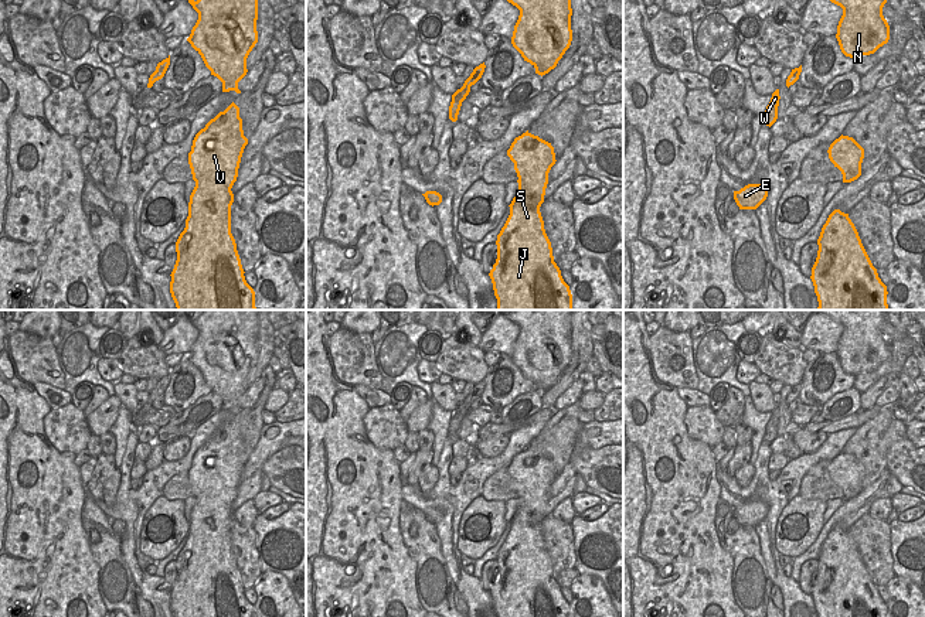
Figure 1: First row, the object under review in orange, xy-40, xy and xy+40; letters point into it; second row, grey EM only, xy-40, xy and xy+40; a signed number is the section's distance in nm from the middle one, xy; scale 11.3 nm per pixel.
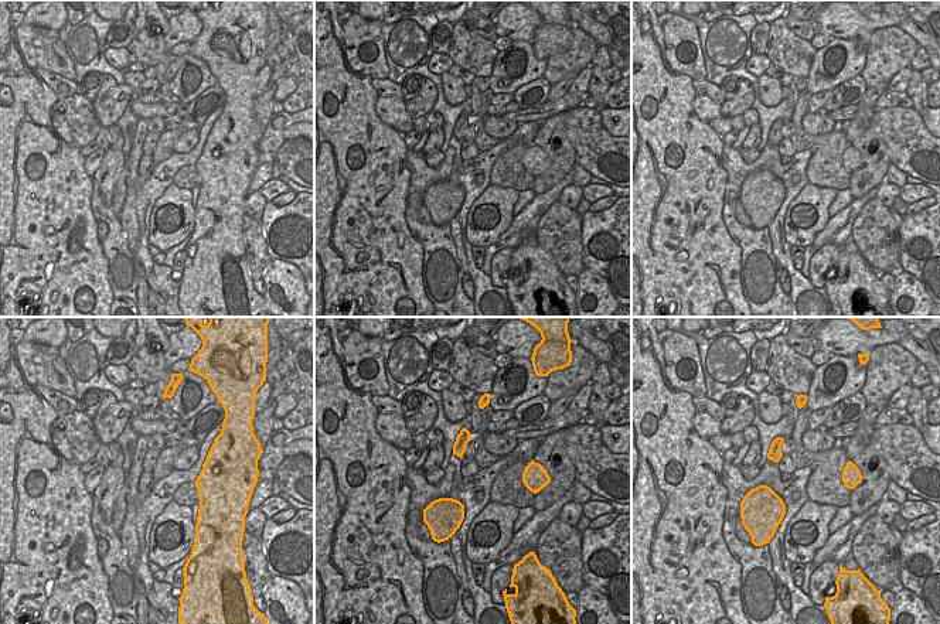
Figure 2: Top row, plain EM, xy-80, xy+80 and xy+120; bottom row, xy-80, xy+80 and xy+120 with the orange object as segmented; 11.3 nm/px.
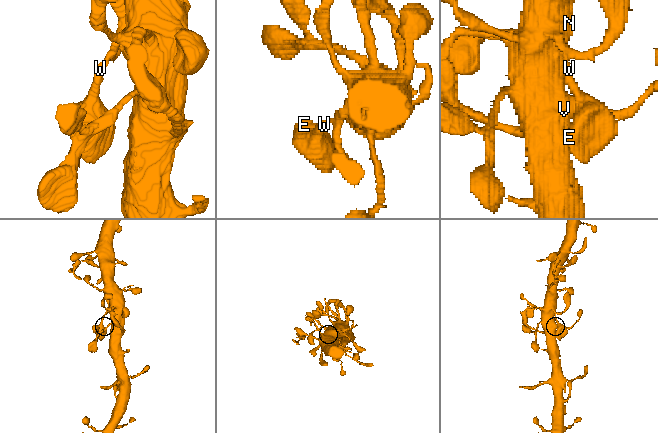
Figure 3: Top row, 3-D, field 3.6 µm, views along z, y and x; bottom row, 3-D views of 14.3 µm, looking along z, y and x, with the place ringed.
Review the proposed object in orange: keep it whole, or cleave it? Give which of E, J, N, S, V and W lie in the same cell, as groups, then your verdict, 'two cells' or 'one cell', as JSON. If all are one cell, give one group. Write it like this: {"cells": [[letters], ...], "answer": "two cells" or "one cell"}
{"cells": [["E", "J", "N", "S", "V", "W"]], "answer": "one cell"}

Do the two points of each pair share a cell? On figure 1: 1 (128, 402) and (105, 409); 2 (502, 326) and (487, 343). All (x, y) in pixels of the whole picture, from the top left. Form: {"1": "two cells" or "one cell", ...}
{"1": "two cells", "2": "one cell"}

